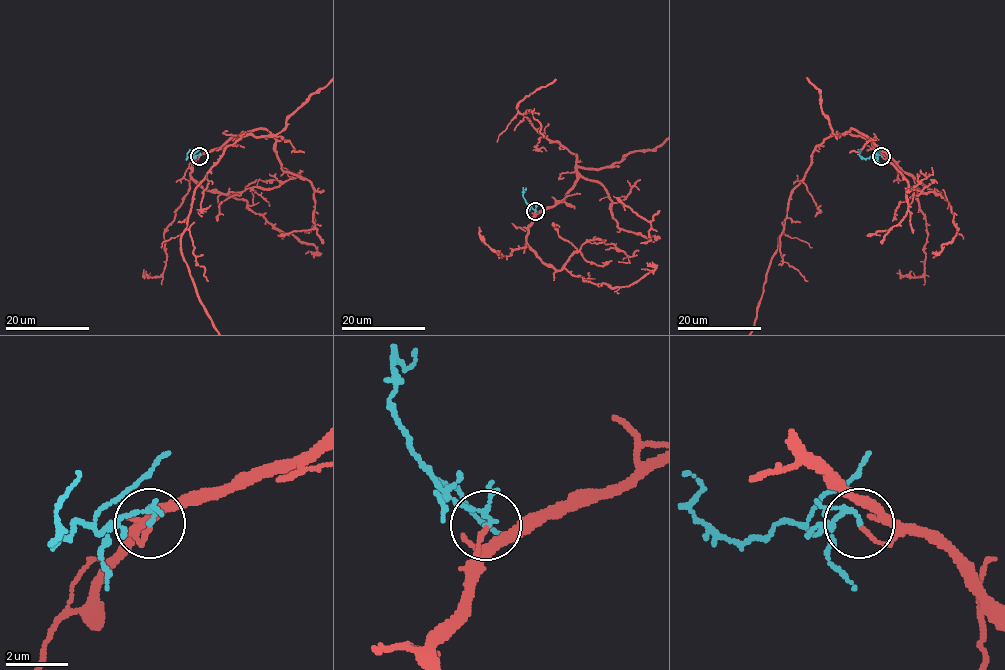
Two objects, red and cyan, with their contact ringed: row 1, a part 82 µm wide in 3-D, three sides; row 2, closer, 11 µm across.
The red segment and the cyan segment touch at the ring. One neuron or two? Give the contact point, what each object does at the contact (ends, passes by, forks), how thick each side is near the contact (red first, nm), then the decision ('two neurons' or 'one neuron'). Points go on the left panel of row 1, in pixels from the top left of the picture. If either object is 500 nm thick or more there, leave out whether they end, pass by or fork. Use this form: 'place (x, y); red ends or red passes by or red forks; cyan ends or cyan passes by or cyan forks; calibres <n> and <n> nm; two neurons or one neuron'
place (199, 156); red ends; cyan passes by; calibres 120 and 110 nm; two neurons

